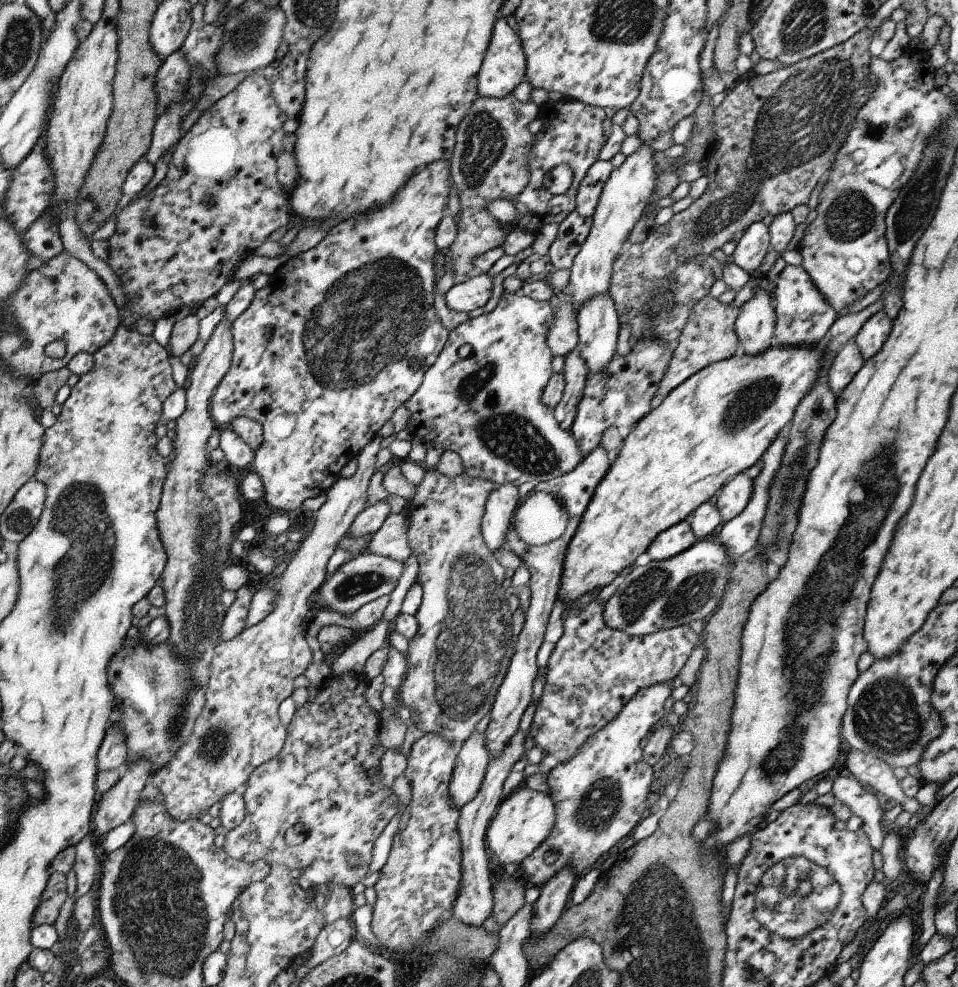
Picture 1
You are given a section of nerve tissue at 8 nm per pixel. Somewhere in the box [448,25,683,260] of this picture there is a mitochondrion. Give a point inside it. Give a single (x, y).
(485, 142)

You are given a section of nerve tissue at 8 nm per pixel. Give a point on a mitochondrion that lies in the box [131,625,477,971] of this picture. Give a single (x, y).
(187, 678)

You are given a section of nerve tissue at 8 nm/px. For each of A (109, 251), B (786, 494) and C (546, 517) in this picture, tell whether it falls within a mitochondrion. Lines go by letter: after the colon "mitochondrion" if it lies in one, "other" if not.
A: other
B: mitochondrion
C: mitochondrion

